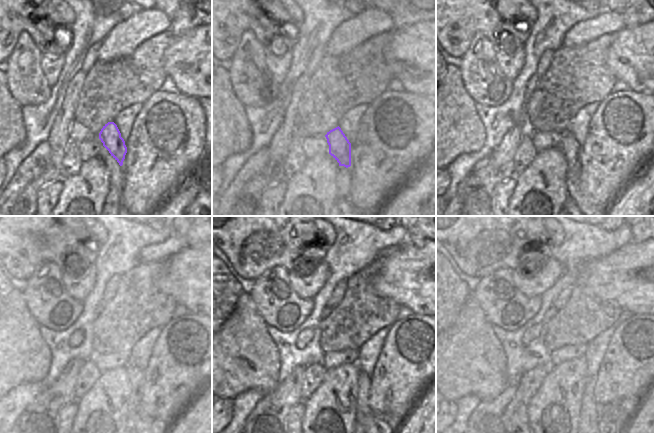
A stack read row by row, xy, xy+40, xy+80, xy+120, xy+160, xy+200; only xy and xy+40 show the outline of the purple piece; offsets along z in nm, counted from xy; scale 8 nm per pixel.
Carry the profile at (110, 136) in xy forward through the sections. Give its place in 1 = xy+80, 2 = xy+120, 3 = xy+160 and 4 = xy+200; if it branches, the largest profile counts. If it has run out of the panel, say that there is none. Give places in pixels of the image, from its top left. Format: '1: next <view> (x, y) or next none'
1: next xy+80 (568, 145)
2: next xy+120 (135, 376)
3: next xy+160 (363, 383)
4: next xy+200 (620, 412)

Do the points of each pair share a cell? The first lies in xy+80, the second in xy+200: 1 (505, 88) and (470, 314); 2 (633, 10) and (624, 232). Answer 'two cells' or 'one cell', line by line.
1: two cells
2: two cells

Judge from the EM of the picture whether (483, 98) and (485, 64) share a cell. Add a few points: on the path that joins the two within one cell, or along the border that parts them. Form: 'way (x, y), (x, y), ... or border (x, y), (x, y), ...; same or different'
way (483, 90), (483, 72); same

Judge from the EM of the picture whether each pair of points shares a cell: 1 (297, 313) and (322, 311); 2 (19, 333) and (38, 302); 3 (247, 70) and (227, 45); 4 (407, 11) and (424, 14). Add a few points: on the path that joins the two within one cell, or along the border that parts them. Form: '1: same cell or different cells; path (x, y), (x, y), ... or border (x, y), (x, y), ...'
1: different cells; border (313, 298), (311, 312), (295, 329)
2: different cells; border (22, 292), (26, 308), (39, 325)
3: different cells; border (244, 32), (230, 59)
4: same cell; path (411, 11), (420, 11)

